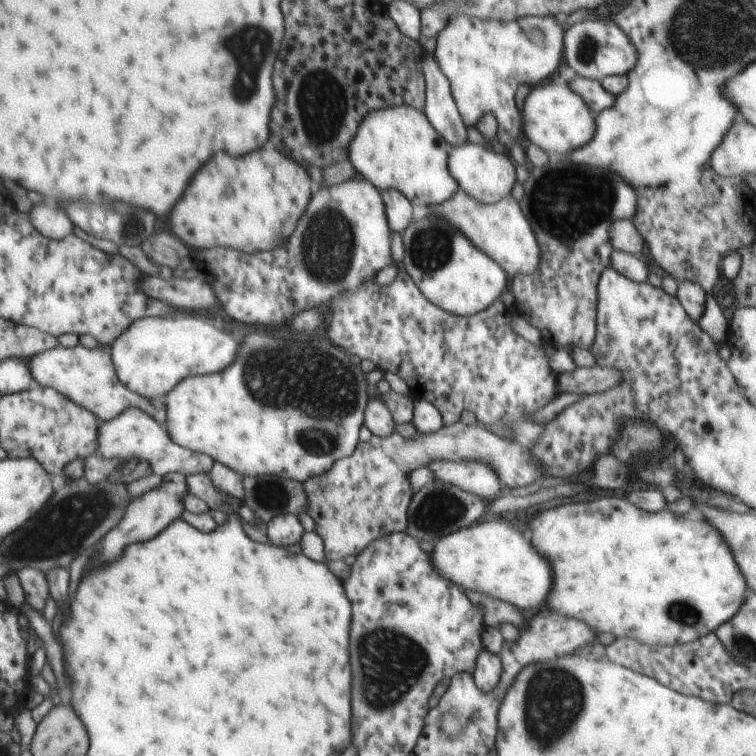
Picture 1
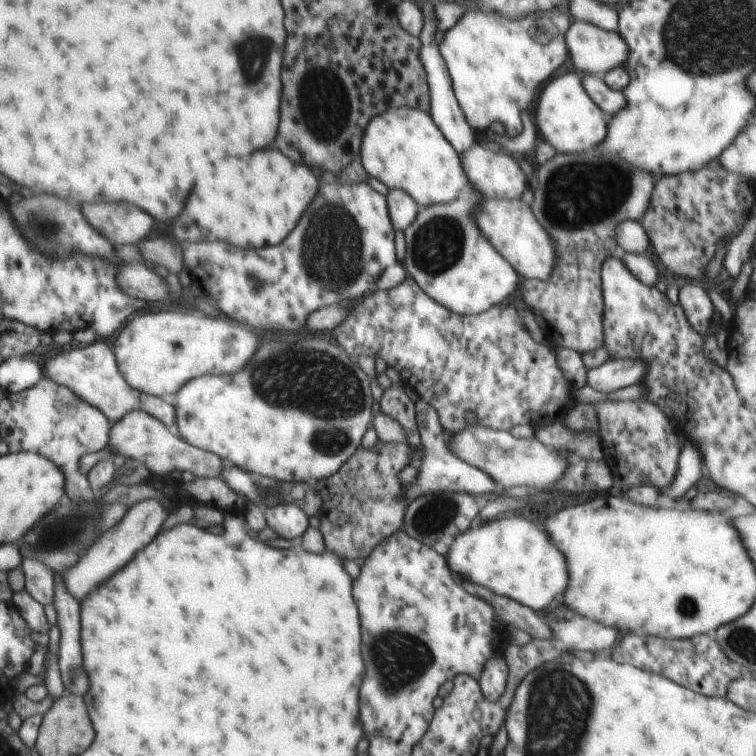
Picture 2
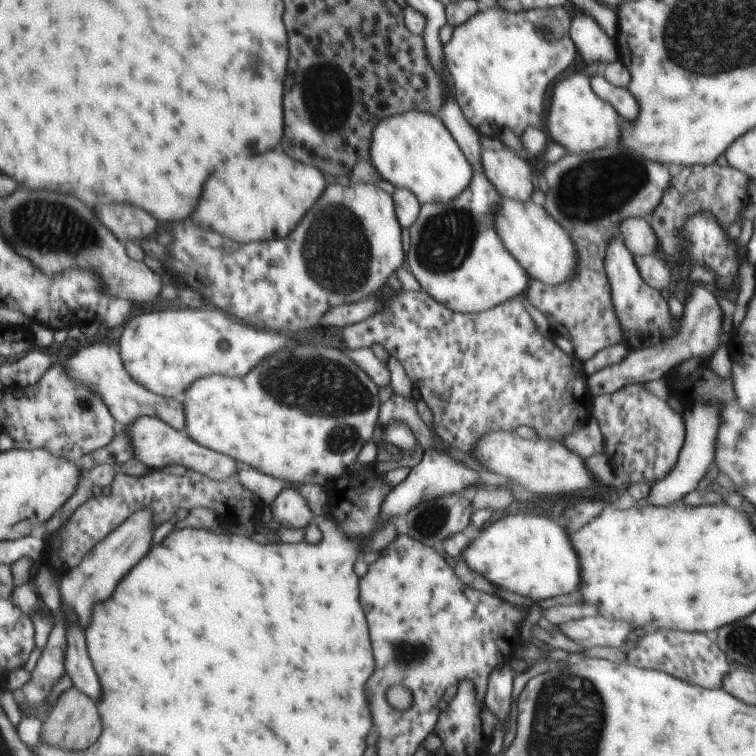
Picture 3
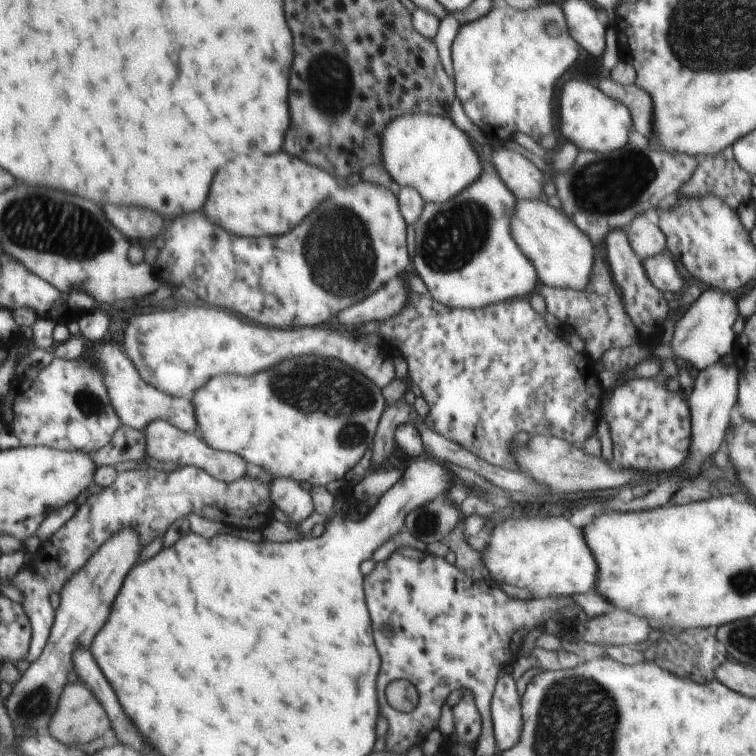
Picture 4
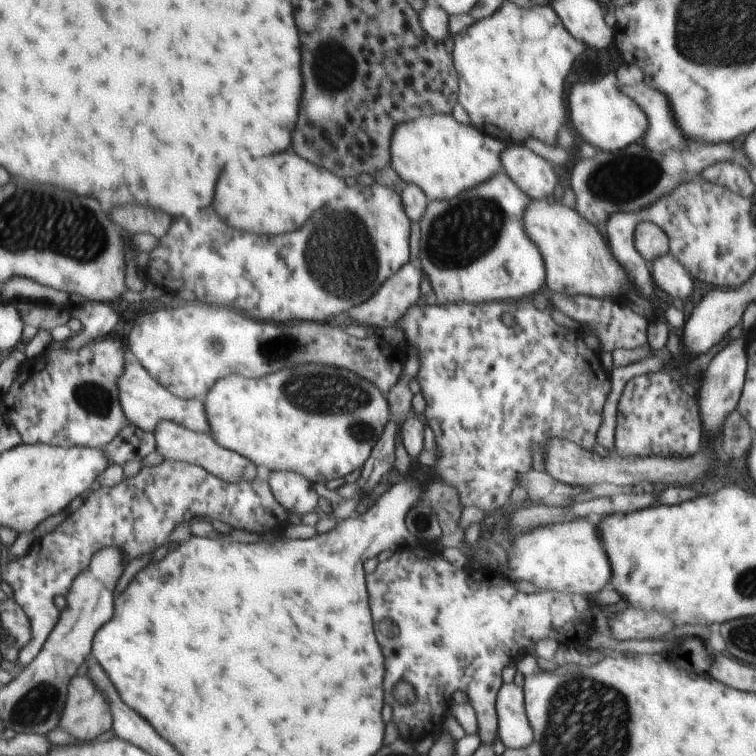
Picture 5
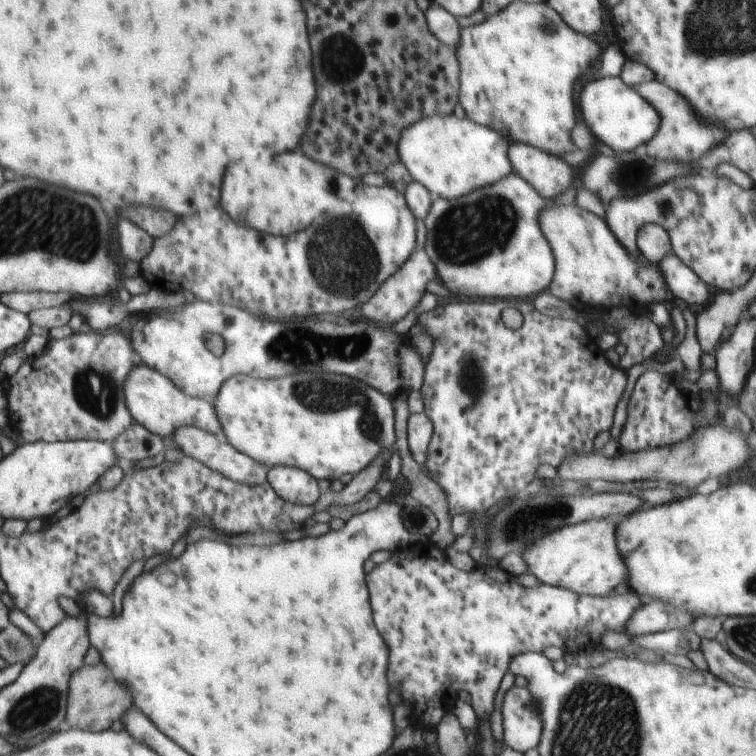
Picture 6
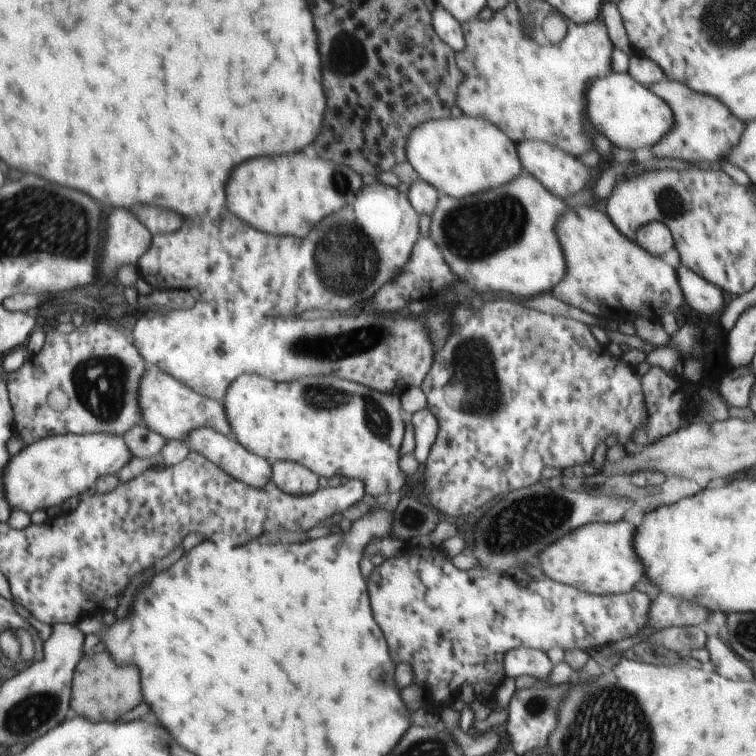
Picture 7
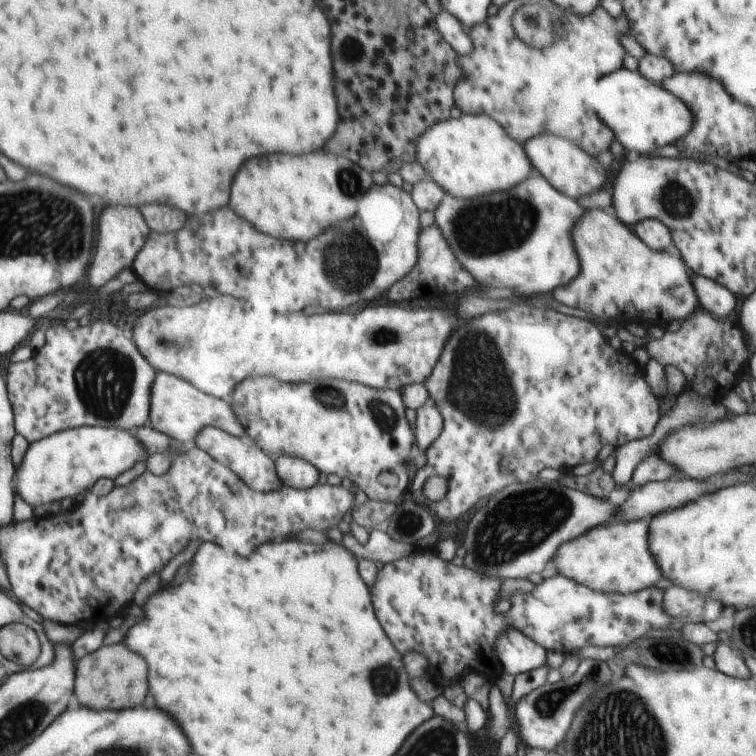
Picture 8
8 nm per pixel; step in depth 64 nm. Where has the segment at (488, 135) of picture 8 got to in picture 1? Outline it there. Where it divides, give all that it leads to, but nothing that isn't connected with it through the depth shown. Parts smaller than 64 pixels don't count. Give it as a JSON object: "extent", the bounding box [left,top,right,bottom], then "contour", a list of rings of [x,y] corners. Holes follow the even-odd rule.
{"extent":[348,106,460,209],"contour":[[[414,106],[381,107],[357,124],[348,146],[348,161],[376,190],[398,190],[420,209],[442,204],[460,190],[460,184],[448,172],[449,148],[423,110]]]}

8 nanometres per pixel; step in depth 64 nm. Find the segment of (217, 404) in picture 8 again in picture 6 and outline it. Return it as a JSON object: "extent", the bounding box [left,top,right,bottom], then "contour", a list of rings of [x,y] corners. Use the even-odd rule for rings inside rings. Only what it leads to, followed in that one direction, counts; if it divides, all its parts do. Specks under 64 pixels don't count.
{"extent":[126,362,221,439],"contour":[[[142,362],[138,364],[126,384],[127,407],[134,415],[135,423],[142,424],[148,432],[163,439],[172,438],[172,434],[182,426],[196,427],[210,434],[221,435],[218,414],[212,401],[206,402],[204,399],[188,396],[160,372]]]}

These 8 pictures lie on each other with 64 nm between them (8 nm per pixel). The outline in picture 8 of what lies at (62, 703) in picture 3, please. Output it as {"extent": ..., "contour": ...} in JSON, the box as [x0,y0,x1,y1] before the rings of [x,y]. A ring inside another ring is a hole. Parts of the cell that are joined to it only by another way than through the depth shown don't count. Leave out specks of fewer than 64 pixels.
{"extent":[73,642,148,710],"contour":[[[122,642],[102,646],[100,650],[84,656],[78,662],[80,664],[75,668],[73,693],[77,702],[80,700],[80,704],[92,706],[96,710],[102,708],[122,710],[138,707],[144,702],[148,694],[148,664],[140,654],[130,652]]]}

